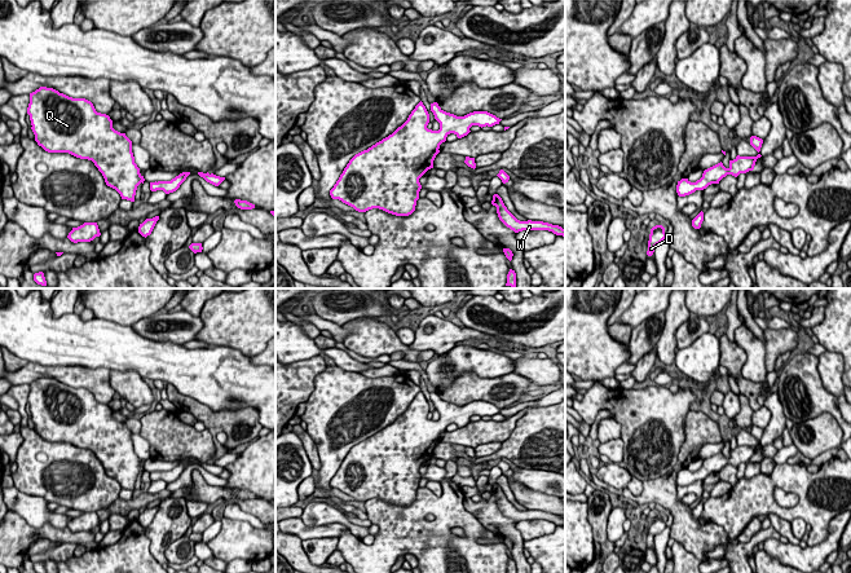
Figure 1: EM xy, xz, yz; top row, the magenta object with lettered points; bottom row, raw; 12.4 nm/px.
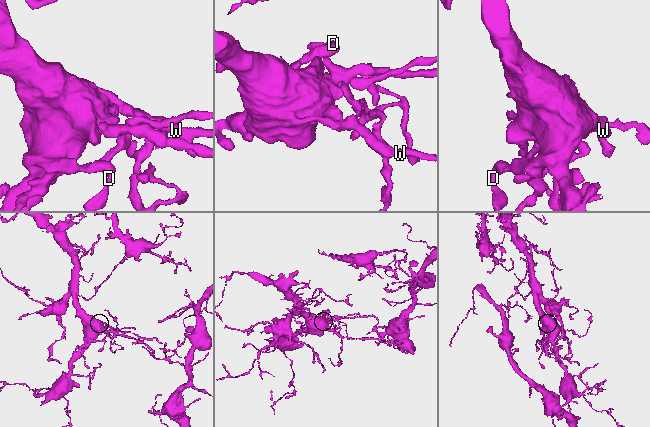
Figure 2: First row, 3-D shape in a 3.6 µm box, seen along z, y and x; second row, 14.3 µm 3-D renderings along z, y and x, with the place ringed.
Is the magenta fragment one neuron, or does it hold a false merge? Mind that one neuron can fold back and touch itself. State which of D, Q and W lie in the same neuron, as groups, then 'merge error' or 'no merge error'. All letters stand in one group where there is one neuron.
D Q W | no merge error

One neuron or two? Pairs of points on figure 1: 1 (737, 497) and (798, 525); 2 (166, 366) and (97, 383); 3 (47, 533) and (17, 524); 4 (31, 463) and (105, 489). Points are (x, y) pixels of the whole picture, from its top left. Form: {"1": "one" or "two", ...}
{"1": "two", "2": "two", "3": "one", "4": "one"}

